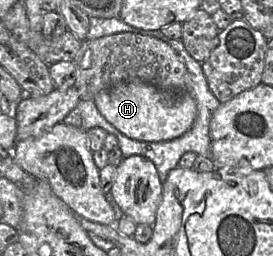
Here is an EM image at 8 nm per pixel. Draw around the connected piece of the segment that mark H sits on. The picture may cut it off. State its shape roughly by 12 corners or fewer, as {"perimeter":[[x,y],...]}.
{"perimeter":[[126,82],[93,99],[130,139],[161,142],[197,117],[188,92]]}

